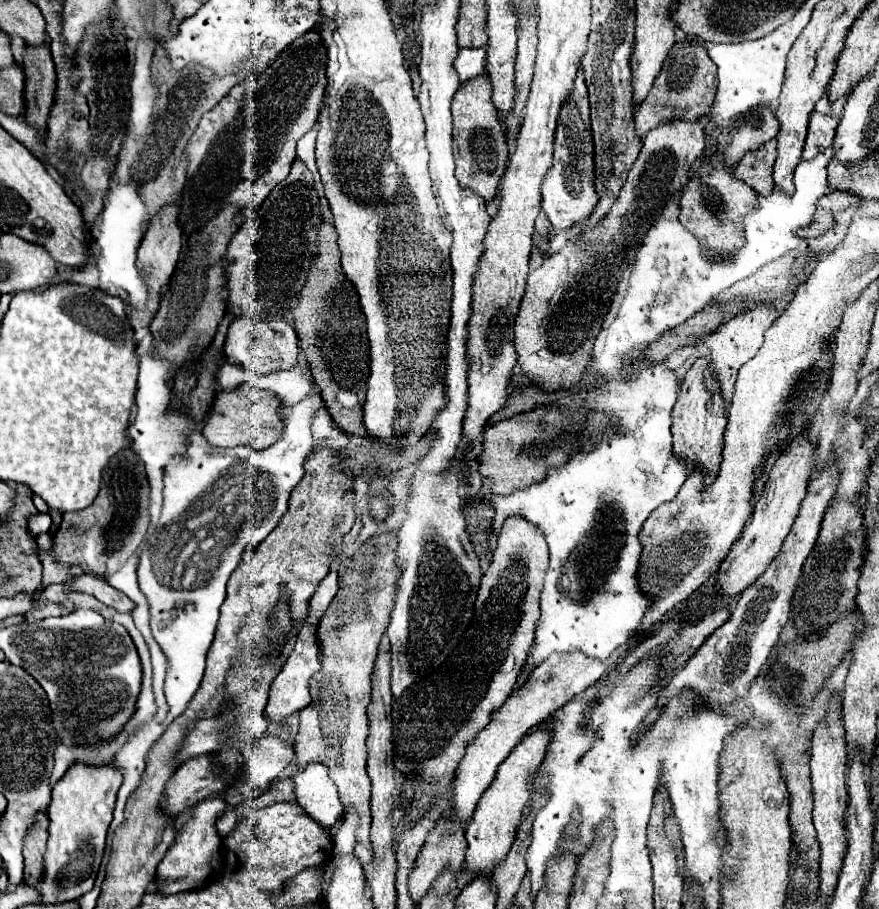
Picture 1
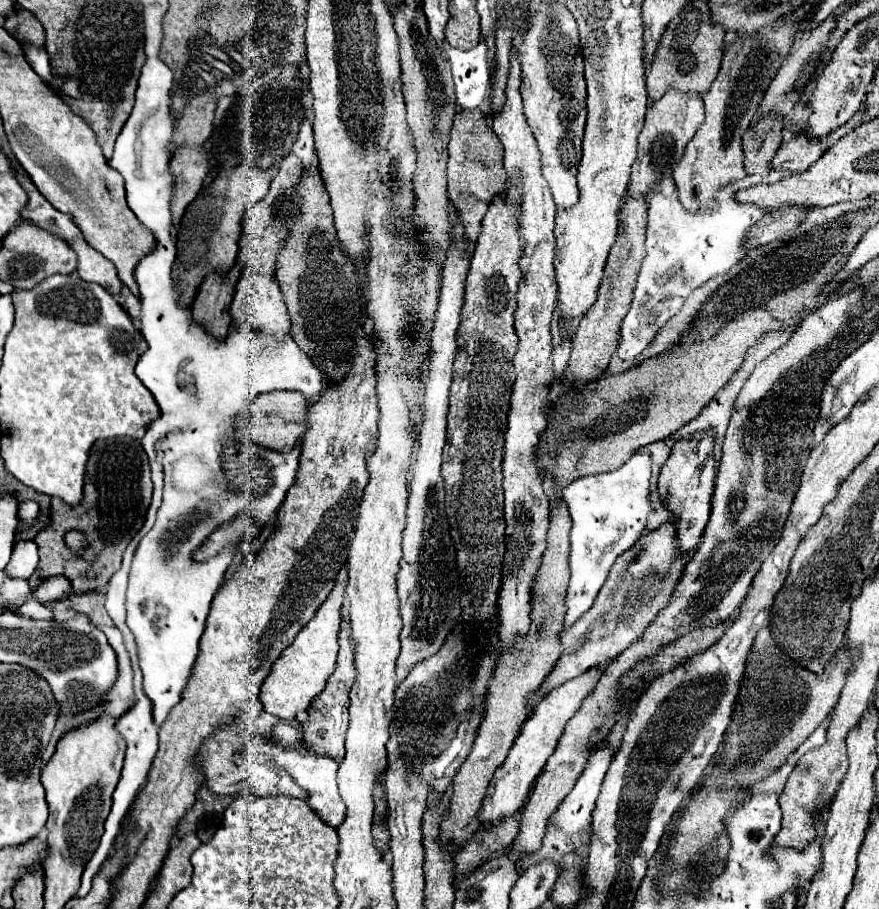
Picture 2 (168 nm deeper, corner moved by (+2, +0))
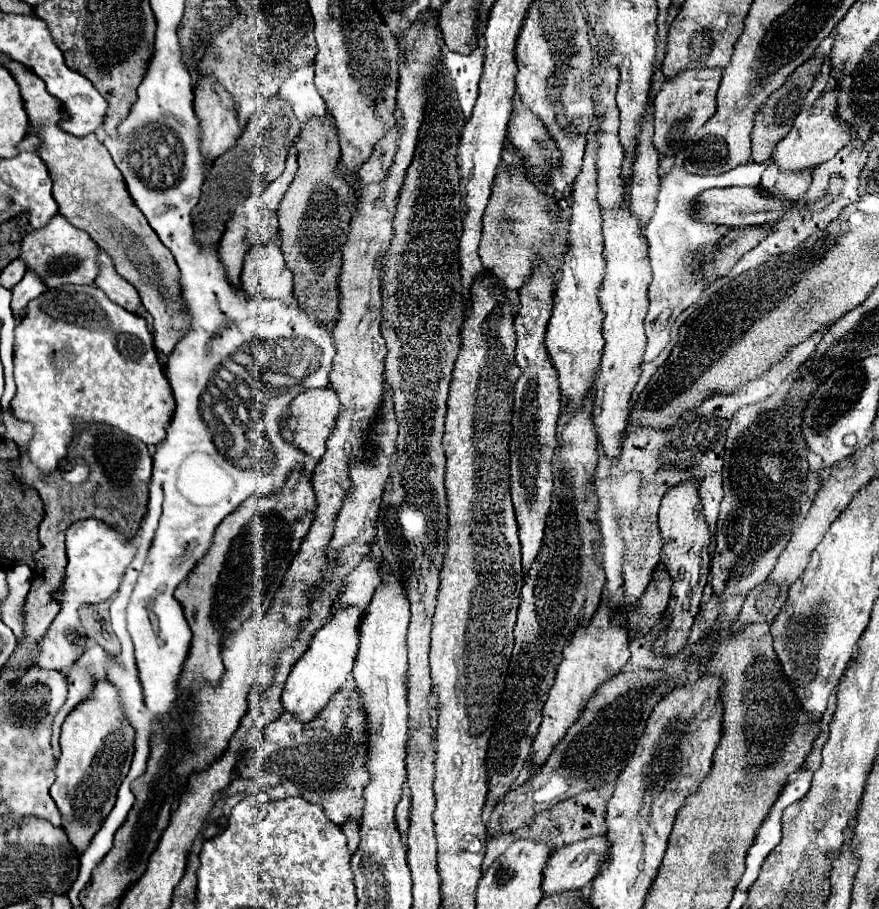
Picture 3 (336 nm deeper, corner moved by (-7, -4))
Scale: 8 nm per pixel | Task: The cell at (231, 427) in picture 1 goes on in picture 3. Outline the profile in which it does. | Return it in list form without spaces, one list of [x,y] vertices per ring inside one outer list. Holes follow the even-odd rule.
[[[325,386],[325,388],[319,388],[319,390],[305,390],[303,394],[299,394],[293,402],[291,402],[291,408],[289,408],[289,416],[287,416],[287,424],[283,422],[283,428],[281,428],[281,436],[301,448],[305,454],[311,454],[313,458],[321,458],[325,454],[325,442],[329,438],[329,434],[333,432],[335,428],[335,420],[339,416],[339,398],[335,394],[335,390],[331,386]]]

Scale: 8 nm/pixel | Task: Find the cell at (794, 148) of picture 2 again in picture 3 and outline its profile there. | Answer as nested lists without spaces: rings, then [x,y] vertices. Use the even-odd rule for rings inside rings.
[[[769,168],[765,170],[759,188],[779,200],[789,200],[789,202],[797,202],[805,196],[807,188],[811,184],[811,172],[799,172],[799,176],[795,176],[795,172],[779,172],[779,168]]]

